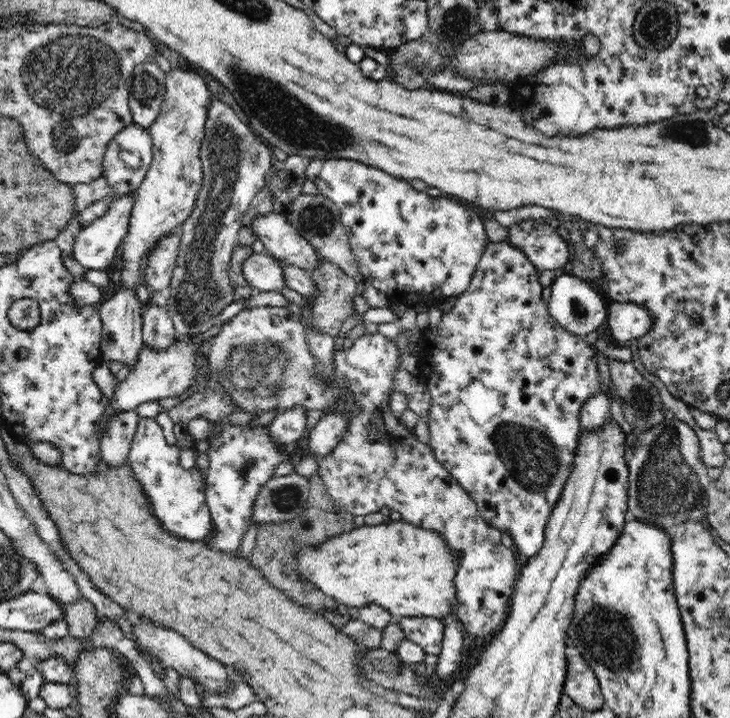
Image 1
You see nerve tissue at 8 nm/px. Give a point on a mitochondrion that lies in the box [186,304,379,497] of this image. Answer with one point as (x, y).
(263, 369)

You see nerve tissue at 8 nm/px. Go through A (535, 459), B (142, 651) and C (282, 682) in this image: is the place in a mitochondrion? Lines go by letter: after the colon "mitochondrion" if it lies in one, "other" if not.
A: mitochondrion
B: other
C: other

